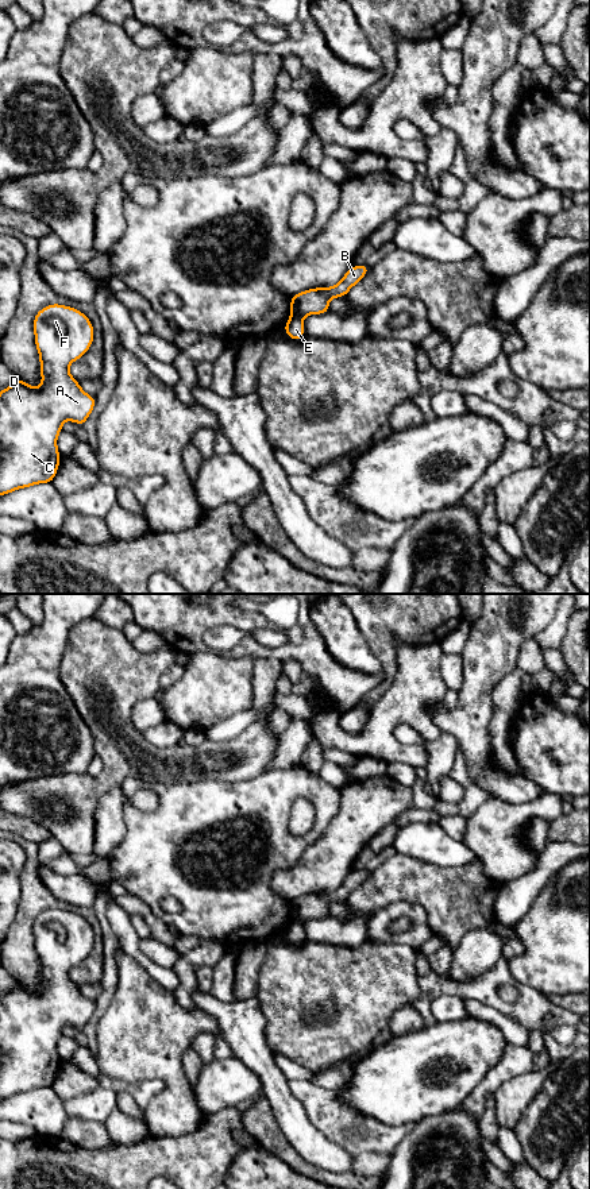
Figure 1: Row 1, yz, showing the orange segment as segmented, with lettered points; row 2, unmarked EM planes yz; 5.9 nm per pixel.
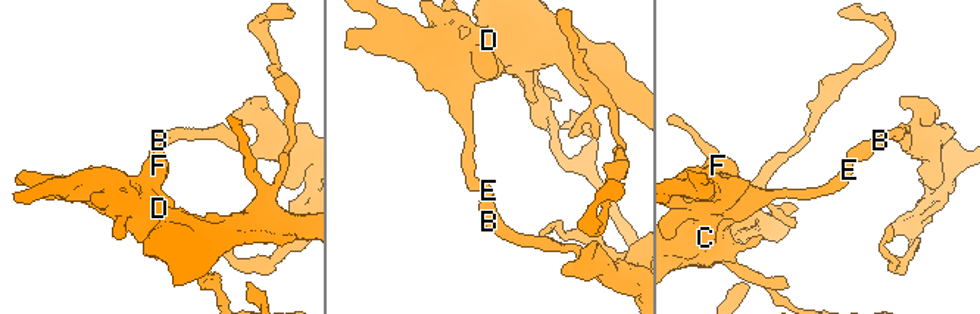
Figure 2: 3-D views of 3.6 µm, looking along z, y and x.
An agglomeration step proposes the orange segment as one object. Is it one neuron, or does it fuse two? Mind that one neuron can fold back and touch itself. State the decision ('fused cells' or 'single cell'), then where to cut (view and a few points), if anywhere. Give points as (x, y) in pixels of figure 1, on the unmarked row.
fused cells; cut in yz along (292, 919), (297, 919), (301, 923)

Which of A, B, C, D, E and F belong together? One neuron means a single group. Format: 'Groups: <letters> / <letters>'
Groups: A C D E F / B

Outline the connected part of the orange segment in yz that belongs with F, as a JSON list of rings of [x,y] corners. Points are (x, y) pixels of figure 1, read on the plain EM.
[[[50,908],[35,919],[32,931],[41,966],[42,989],[32,992],[16,983],[12,991],[0,996],[0,1101],[38,1088],[51,1088],[61,1065],[57,1042],[62,1036],[63,1026],[85,1030],[96,1010],[96,1001],[86,999],[69,977],[69,969],[82,962],[93,947],[95,935],[89,922],[72,911]]]

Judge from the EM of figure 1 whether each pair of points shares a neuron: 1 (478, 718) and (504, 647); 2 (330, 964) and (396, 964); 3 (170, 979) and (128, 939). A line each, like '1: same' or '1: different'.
1: same
2: same
3: same

